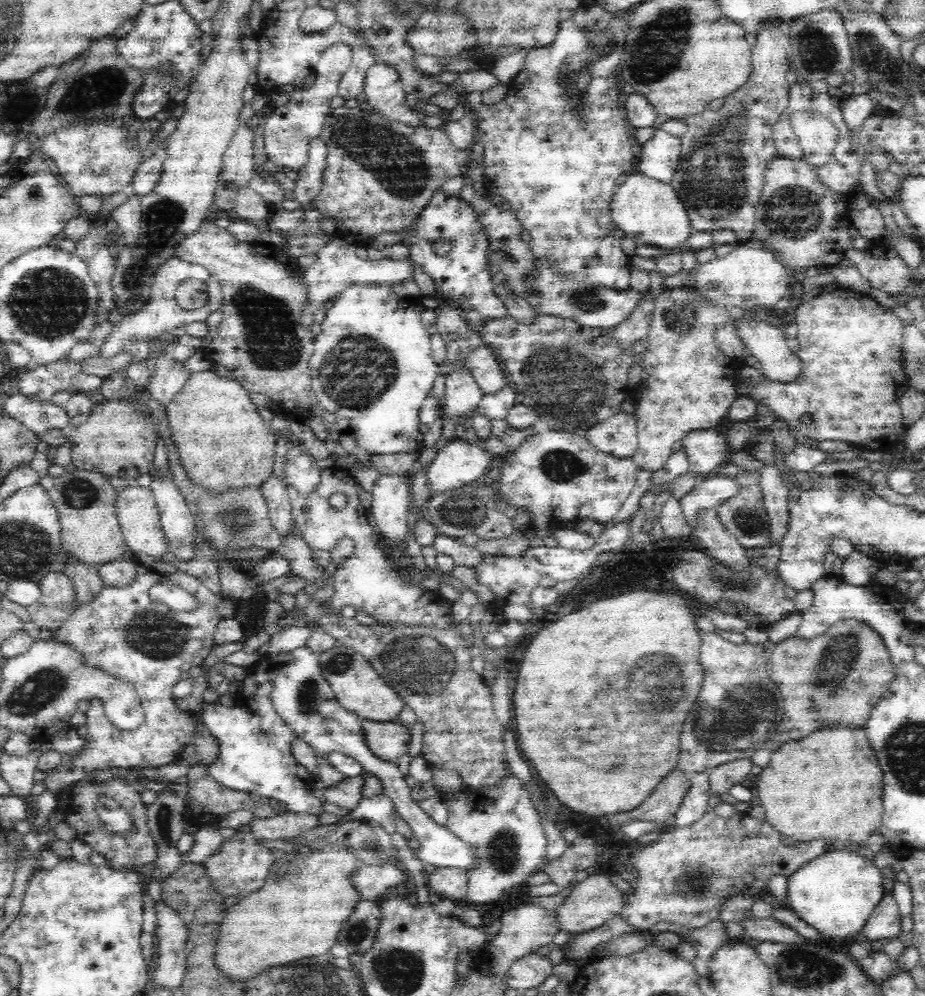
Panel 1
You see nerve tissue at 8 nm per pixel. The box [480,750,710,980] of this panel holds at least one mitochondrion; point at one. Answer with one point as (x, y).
(504, 846)

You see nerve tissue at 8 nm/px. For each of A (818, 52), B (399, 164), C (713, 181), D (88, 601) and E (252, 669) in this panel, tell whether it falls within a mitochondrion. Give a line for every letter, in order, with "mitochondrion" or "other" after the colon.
A: mitochondrion
B: mitochondrion
C: mitochondrion
D: other
E: other

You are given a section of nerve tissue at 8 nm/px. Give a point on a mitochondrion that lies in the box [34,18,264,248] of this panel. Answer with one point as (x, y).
(107, 84)

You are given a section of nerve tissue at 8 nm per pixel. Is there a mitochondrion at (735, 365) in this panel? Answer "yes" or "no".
no

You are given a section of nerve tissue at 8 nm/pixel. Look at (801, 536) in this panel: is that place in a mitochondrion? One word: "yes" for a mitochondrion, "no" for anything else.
no

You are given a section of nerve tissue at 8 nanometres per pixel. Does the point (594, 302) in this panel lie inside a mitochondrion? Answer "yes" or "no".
yes

